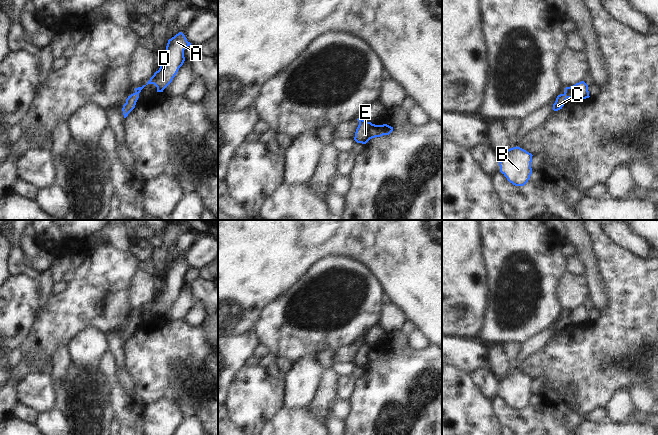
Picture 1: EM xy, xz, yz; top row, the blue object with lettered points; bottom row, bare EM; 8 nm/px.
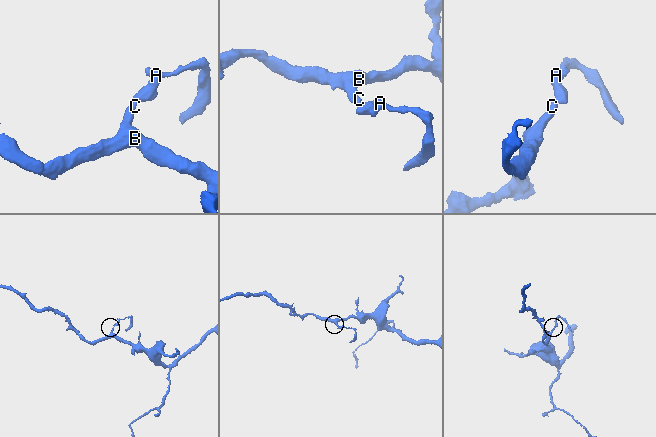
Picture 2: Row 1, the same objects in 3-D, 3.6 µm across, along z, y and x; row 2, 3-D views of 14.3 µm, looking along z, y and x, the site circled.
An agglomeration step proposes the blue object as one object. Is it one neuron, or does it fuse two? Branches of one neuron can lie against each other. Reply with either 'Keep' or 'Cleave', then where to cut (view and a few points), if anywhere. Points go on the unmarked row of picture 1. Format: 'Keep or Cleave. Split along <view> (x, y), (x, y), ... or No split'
Cleave. Split along yz (564, 316), (568, 321).

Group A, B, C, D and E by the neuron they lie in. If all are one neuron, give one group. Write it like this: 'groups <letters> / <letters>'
groups A D E / B C

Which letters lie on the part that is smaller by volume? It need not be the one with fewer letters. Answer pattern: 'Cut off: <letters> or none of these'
Cut off: A, D, E

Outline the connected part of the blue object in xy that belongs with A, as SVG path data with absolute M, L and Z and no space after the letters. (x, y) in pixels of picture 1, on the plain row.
M179 256L168 264L166 275L161 282L160 292L147 306L157 311L157 316L163 314L172 306L179 292L185 285L184 274L190 270L185 259Z

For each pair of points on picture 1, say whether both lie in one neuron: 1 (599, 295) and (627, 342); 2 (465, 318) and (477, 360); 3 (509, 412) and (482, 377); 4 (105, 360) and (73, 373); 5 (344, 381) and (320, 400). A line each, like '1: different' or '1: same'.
1: different
2: different
3: different
4: different
5: different

